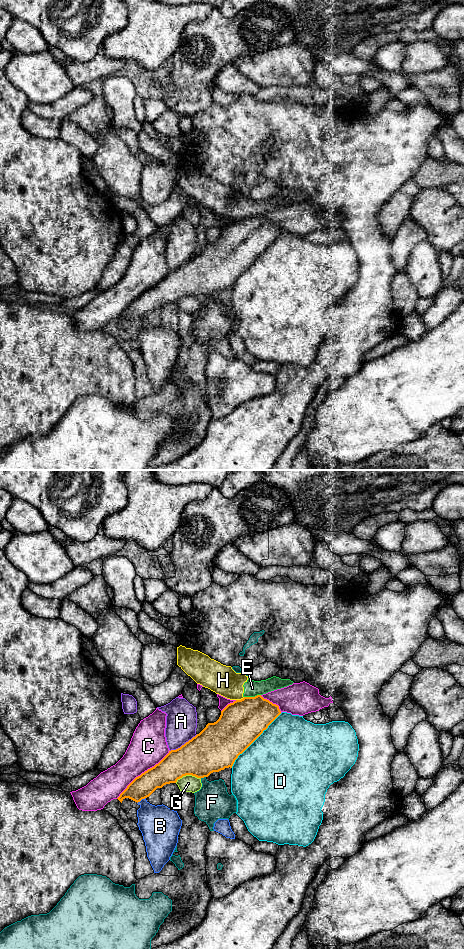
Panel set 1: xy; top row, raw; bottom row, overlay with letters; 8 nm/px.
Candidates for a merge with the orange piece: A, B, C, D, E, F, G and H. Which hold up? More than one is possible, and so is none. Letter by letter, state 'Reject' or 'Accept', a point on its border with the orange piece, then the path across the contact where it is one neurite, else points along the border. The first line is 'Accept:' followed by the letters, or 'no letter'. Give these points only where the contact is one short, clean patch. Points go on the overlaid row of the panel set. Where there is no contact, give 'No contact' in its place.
Accept: no letter
A: Reject. Touches orange at xy (184, 744). Boundary: xy (197, 734), (170, 751)
B: Reject. Touches orange at xy (141, 799)
C: Reject. Touches orange at xy (142, 773)
D: Reject. Touches orange at xy (254, 740)
E: Reject. Touches orange at xy (252, 697)
F: Reject. Touches orange at xy (202, 777)
G: Reject. Touches orange at xy (187, 774)
H: Reject. Touches orange at xy (241, 699). Boundary: xy (244, 697), (236, 700)

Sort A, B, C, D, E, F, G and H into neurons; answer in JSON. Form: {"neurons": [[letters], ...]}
{"neurons": [["A"], ["B"], ["C"], ["D"], ["E", "H"], ["F"], ["G"]]}

